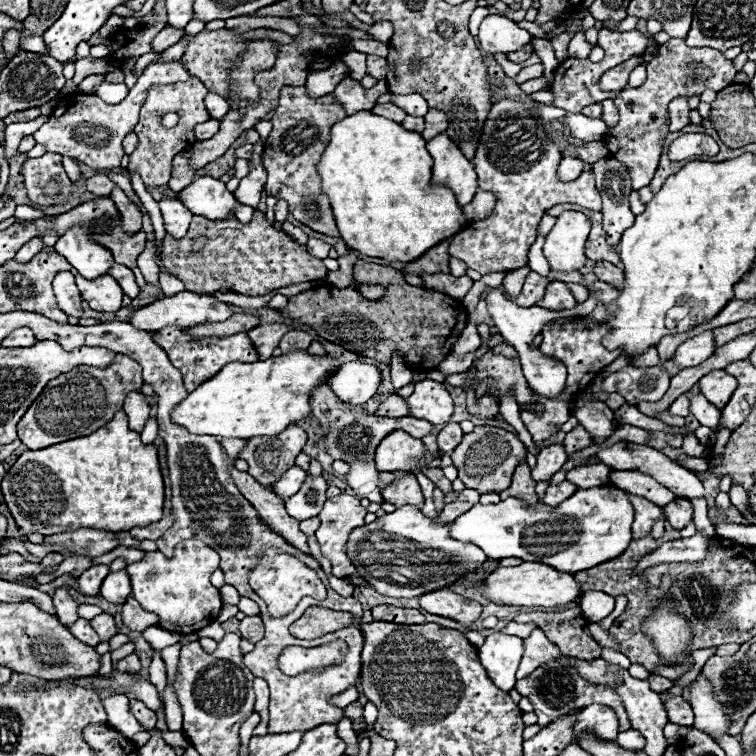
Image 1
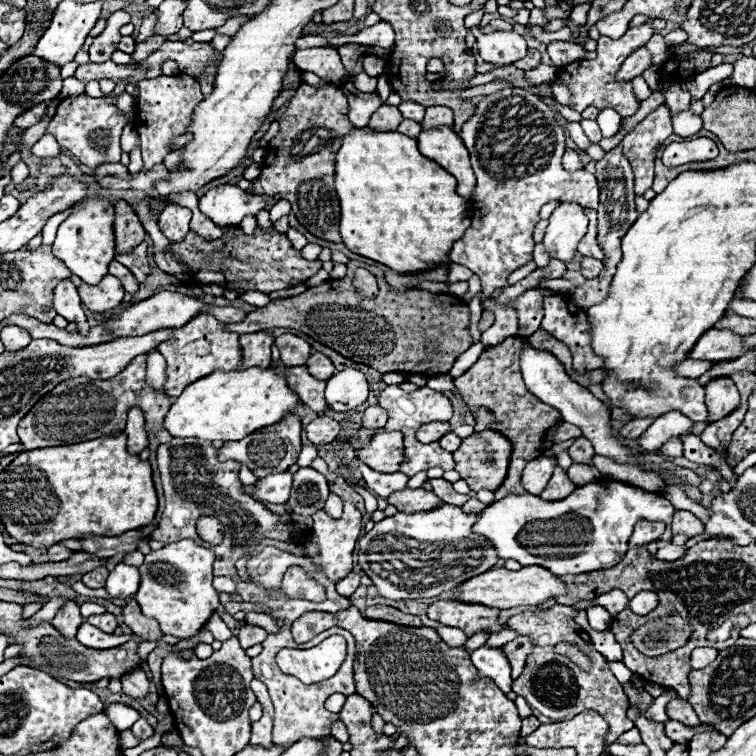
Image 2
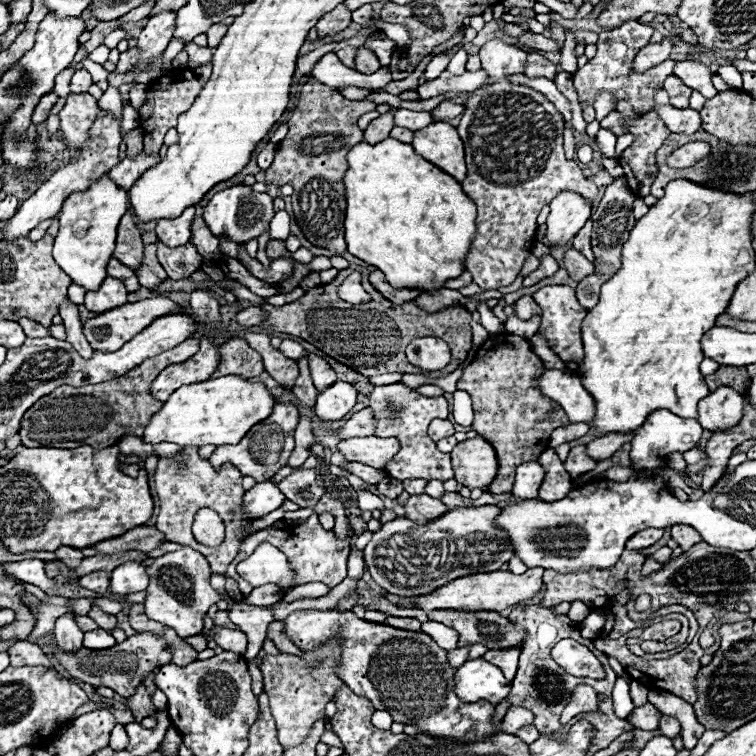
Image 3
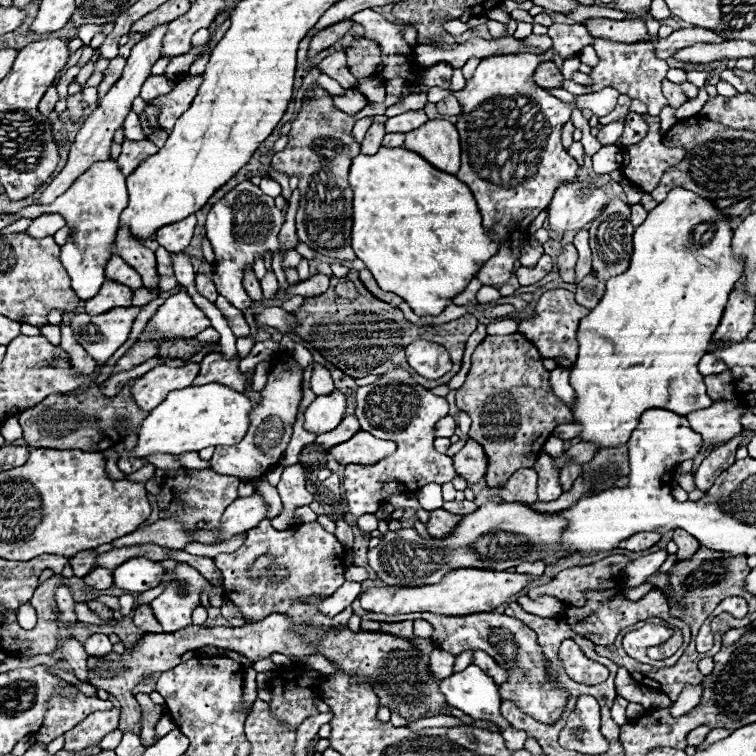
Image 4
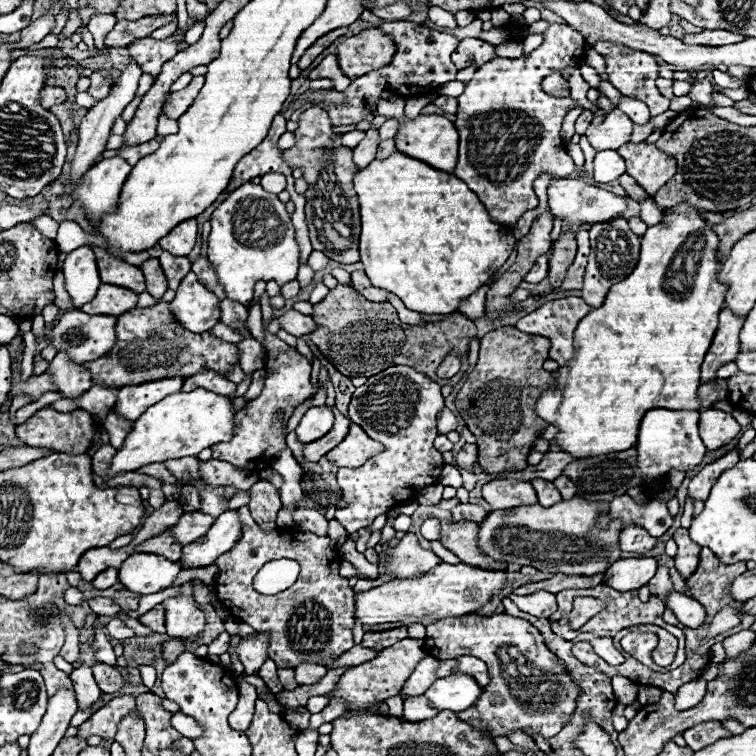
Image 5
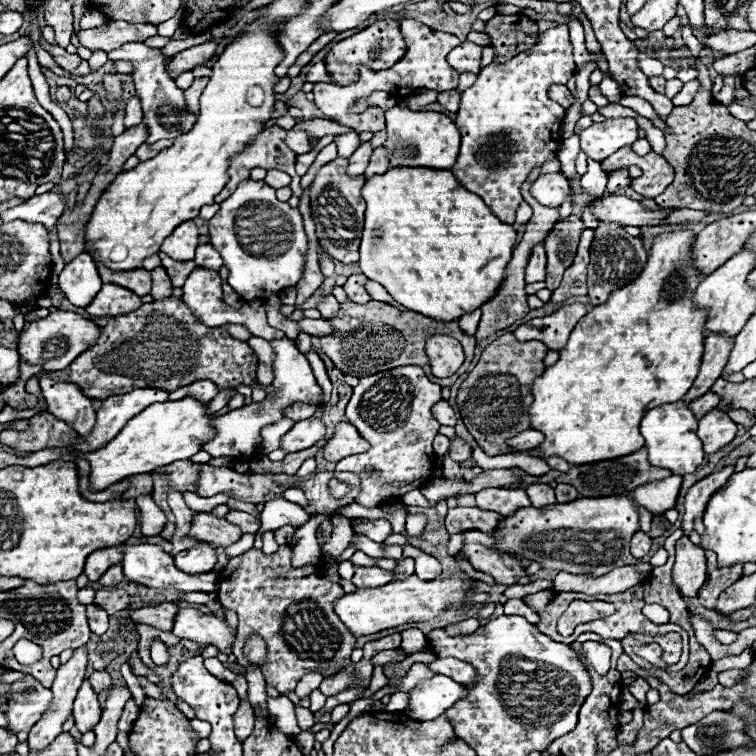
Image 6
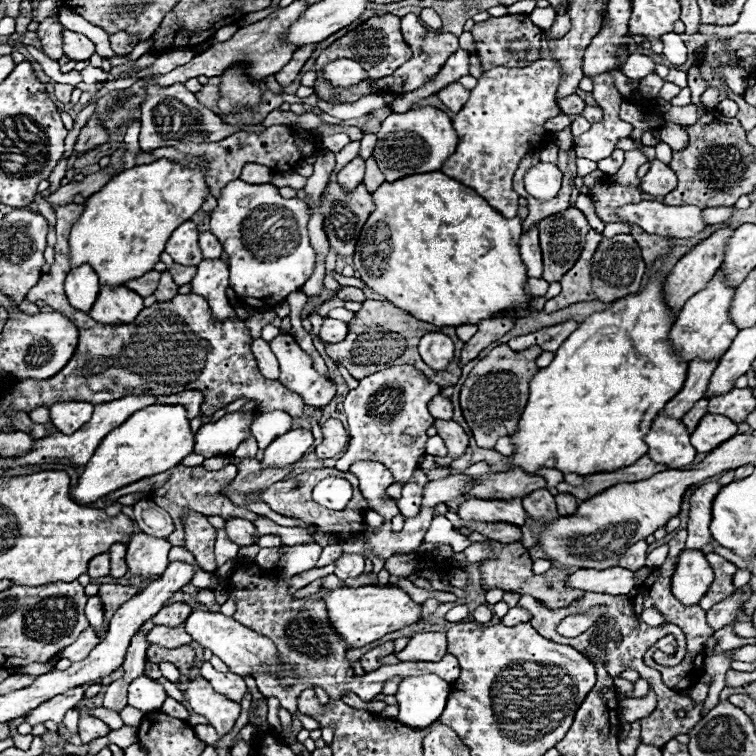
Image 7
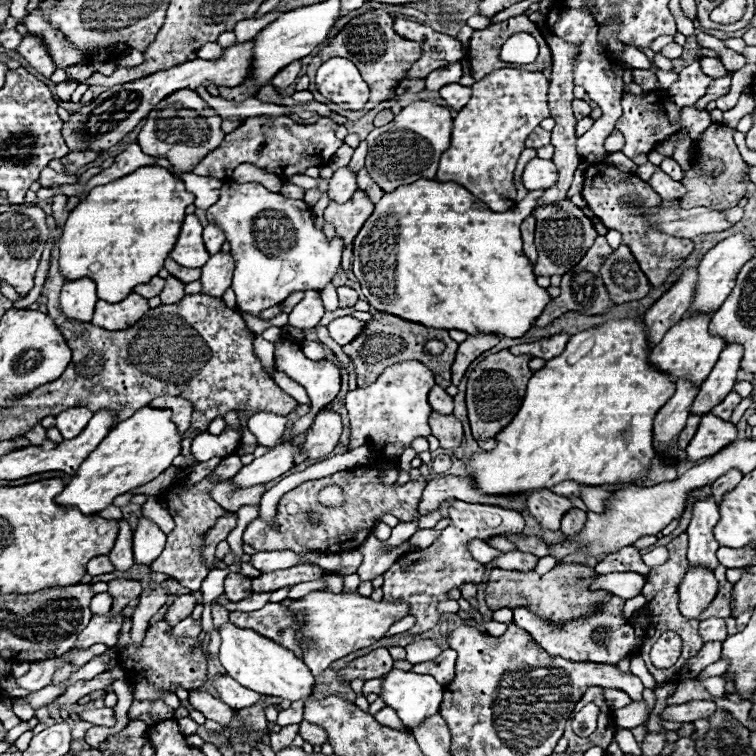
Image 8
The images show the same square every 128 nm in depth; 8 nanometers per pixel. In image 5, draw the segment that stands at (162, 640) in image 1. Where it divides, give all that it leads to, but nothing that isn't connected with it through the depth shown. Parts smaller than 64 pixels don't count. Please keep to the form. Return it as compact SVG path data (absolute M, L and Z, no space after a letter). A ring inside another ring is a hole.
M96 634L94 642L92 642L92 650L96 660L104 662L104 664L117 665L117 657L112 650L112 644L108 642L108 638L104 634Z

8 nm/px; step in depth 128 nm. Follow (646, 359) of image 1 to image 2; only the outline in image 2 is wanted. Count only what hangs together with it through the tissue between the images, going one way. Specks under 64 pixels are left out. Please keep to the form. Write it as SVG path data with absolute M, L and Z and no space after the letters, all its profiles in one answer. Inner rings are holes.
M682 360L674 364L674 372L686 378L698 378L704 372L708 372L708 368L712 366L712 362L702 362L702 360Z

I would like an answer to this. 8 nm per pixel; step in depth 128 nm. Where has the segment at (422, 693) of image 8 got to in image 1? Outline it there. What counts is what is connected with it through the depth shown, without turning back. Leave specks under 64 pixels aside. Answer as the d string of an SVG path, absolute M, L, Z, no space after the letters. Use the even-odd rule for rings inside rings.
M502 632L490 634L486 642L478 648L482 666L486 668L492 682L510 692L514 688L514 674L524 654L524 642L518 636L508 636Z

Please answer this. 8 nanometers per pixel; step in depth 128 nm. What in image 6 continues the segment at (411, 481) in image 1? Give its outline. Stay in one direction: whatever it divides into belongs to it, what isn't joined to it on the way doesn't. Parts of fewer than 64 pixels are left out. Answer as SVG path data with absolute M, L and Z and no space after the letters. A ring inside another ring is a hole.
M466 530L462 552L474 566L474 570L490 574L500 584L528 584L530 578L520 560L512 554L492 548L492 536L480 530Z

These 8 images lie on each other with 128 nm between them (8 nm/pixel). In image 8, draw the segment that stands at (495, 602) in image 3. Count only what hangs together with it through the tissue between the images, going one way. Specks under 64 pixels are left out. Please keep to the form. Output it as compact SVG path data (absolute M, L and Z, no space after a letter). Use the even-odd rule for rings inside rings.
M310 592L308 596L296 600L294 604L290 604L290 608L294 612L304 610L306 614L306 622L302 624L302 634L306 638L312 638L314 644L312 648L308 648L304 652L304 662L308 664L308 668L312 670L312 674L316 678L320 678L320 674L338 658L352 654L360 648L366 648L374 642L378 642L392 624L396 624L398 620L406 618L410 614L410 606L406 602L374 602L368 596L360 596L358 592Z

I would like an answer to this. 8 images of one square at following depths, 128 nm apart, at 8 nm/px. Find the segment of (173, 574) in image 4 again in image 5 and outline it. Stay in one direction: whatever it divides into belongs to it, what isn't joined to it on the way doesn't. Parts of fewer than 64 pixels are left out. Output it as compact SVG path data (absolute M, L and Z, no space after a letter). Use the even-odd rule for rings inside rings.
M192 582L180 586L180 596L166 598L166 634L172 638L190 638L204 630L204 614L196 608Z

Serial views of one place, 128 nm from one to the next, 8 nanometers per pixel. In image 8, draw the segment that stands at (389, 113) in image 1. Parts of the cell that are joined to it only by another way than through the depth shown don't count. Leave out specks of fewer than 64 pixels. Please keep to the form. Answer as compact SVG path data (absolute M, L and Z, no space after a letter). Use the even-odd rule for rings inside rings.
M344 166L340 170L334 172L334 176L330 178L330 186L328 186L328 196L334 202L346 202L352 198L352 192L356 192L356 174L352 172L352 168Z

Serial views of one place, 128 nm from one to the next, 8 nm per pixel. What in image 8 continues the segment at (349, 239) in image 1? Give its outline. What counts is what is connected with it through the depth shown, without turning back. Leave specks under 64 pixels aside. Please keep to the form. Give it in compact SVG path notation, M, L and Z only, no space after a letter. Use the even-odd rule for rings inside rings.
M420 178L414 184L384 194L376 204L376 212L366 220L354 240L352 270L370 306L404 320L428 324L428 328L460 328L472 336L478 332L496 332L500 336L520 338L550 302L546 290L536 284L534 268L522 252L520 238L520 224L532 214L540 196L542 192L532 192L516 208L492 212L456 182Z

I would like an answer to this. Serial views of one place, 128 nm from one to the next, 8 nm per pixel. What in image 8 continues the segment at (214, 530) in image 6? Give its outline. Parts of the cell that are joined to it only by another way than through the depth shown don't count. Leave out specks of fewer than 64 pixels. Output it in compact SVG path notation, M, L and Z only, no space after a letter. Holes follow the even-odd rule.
M356 466L350 470L336 472L332 476L320 478L320 480L308 480L298 484L294 490L286 492L278 502L278 514L276 514L276 528L270 528L262 520L252 520L244 534L242 542L246 546L252 546L254 550L294 550L298 554L302 552L318 552L318 554L338 554L356 550L372 532L374 524L382 514L394 514L400 522L410 522L418 516L416 506L422 496L422 490L426 486L426 478L420 478L416 482L408 482L404 486L398 484L384 484L378 478L378 472ZM328 484L342 486L346 494L346 502L340 508L326 508L318 504L316 494L320 488Z

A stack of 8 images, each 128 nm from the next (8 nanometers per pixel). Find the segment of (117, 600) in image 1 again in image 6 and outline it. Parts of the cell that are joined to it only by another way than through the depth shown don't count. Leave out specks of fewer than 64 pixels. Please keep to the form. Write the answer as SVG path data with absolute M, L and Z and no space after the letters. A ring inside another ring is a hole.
M136 544L136 546L128 546L124 550L124 576L130 582L136 582L140 586L146 588L154 588L154 590L180 590L180 592L216 592L216 584L218 584L218 572L208 572L208 574L200 574L200 576L192 576L192 574L184 574L176 568L174 558L162 550L162 546L156 544Z

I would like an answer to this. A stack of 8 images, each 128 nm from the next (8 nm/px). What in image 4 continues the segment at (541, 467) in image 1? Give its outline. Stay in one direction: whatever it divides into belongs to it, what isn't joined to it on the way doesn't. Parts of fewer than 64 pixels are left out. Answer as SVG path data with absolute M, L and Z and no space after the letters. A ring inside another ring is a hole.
M520 468L512 478L498 490L504 502L526 502L532 504L538 500L536 496L536 470L534 468Z

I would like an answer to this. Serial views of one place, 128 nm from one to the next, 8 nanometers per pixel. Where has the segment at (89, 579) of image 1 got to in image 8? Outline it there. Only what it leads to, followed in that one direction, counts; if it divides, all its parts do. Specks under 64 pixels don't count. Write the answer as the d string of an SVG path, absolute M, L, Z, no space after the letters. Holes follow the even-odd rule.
M120 520L118 540L116 540L112 552L108 554L108 558L116 566L116 570L120 570L120 572L126 572L134 564L134 556L132 556L132 528L124 520Z

